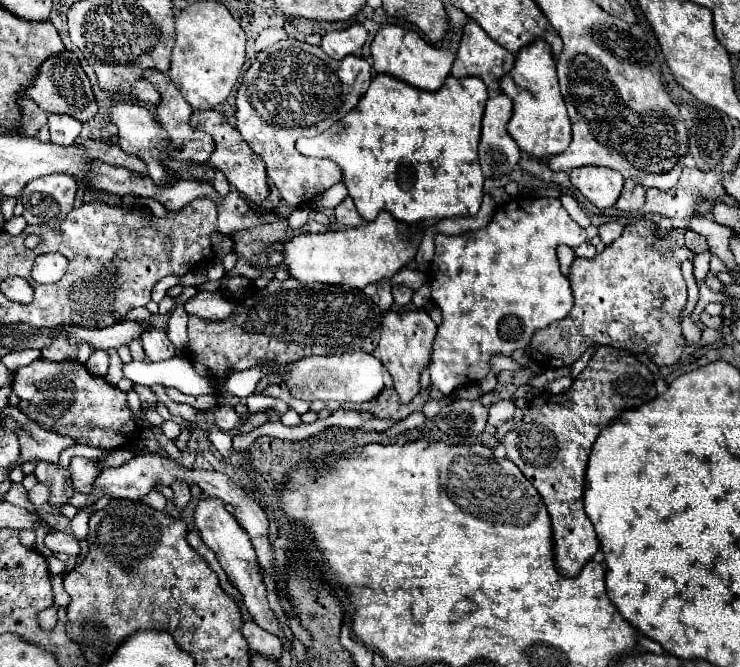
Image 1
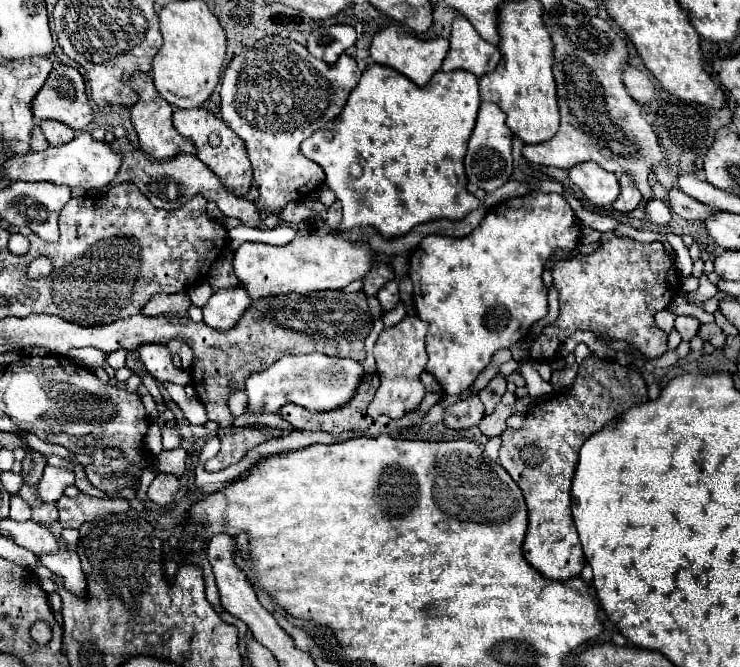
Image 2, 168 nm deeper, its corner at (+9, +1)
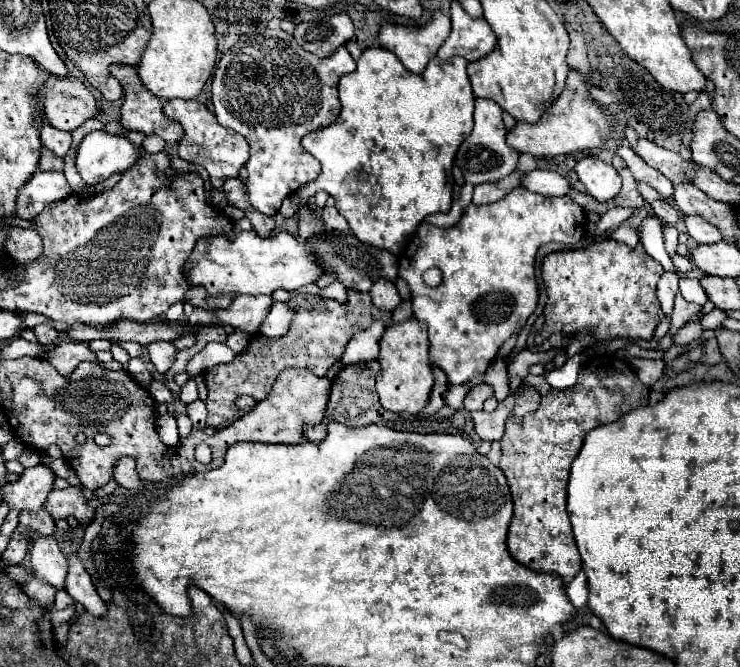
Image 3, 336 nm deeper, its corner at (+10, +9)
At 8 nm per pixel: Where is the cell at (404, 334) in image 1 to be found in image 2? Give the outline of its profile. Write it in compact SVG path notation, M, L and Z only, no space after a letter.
M405 316L399 324L383 328L373 348L381 386L377 388L377 394L367 408L369 416L375 418L379 414L385 414L389 418L401 418L405 412L411 412L421 402L425 388L419 380L419 374L425 370L427 364L425 334L427 334L427 324L417 316Z

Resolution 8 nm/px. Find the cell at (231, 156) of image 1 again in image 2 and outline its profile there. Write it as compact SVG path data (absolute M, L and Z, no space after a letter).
M195 108L195 110L175 110L173 114L173 126L177 132L185 138L191 138L197 146L197 158L205 162L223 182L225 188L229 188L235 196L247 196L251 182L253 182L253 172L251 172L251 162L245 152L243 140L231 132L223 120L215 118L211 112L205 108Z

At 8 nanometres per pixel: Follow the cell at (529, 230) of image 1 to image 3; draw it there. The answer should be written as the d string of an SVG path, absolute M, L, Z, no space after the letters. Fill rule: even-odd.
M522 186L514 188L510 194L506 194L502 200L494 202L494 204L484 204L484 206L476 206L476 204L470 204L460 222L452 228L438 228L438 226L432 226L428 222L422 222L414 234L414 238L410 240L410 244L406 246L406 252L404 256L400 258L400 270L398 270L398 278L406 280L410 290L412 290L412 308L414 308L414 318L424 322L428 326L428 336L430 336L430 362L438 368L442 368L450 380L450 384L464 384L466 380L478 376L478 374L484 374L486 368L490 366L490 362L496 358L500 346L518 330L522 330L522 326L528 322L528 318L532 316L532 312L536 310L536 304L538 304L538 292L536 292L536 276L534 276L534 256L538 252L540 246L548 244L548 242L564 242L564 244L576 244L580 242L582 238L586 236L586 216L584 216L584 210L568 196L564 198L546 198L542 194L534 194ZM428 268L440 268L442 270L442 284L438 288L428 288L424 282L422 282L422 272L428 270Z

